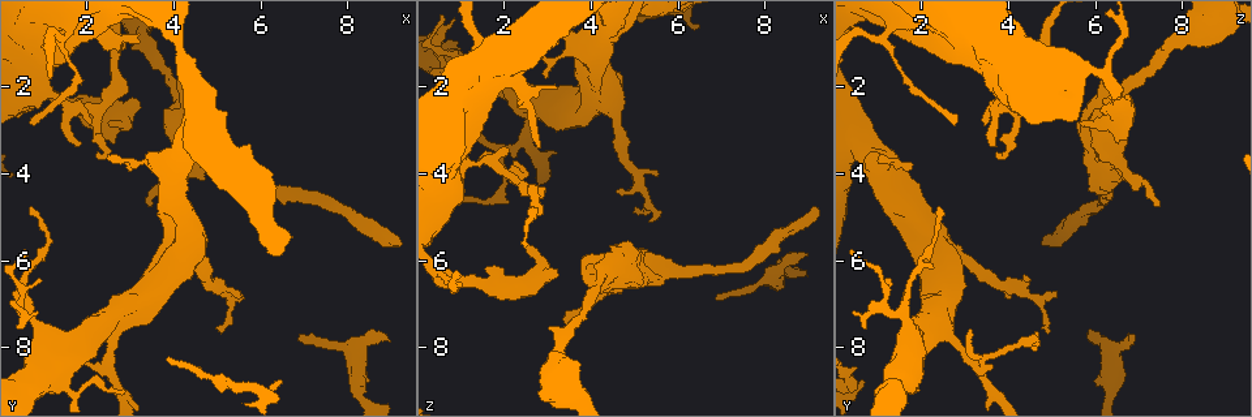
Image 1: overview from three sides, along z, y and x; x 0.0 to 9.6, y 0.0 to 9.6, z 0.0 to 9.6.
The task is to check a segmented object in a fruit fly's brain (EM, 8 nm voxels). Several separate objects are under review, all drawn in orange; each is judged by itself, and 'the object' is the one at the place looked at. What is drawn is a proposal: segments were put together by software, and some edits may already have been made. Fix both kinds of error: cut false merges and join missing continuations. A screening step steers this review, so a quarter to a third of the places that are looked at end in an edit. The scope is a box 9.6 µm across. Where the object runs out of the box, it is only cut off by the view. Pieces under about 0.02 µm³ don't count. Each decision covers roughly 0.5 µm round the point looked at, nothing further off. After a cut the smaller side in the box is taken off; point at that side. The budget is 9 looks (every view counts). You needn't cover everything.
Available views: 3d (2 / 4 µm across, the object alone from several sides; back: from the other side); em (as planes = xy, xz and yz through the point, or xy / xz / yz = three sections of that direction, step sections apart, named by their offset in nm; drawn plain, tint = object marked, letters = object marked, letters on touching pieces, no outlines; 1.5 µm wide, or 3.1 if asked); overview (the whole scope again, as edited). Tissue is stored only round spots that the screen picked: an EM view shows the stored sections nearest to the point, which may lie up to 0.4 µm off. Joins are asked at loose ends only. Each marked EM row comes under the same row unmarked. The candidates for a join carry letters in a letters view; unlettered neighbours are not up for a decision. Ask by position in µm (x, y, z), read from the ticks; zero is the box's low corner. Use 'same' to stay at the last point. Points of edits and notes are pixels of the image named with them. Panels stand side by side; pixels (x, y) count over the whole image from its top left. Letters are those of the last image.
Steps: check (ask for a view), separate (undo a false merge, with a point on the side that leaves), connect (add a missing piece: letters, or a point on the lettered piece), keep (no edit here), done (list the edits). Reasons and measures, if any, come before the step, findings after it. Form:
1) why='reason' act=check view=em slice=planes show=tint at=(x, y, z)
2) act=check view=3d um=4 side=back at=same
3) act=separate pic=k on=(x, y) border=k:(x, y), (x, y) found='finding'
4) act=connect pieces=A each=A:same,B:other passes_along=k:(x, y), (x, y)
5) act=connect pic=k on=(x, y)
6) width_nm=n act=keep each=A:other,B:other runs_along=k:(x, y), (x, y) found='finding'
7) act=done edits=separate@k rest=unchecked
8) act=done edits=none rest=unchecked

why='thin end' act=check view=3d um=4 at=(0.75, 2.80, 2.80)

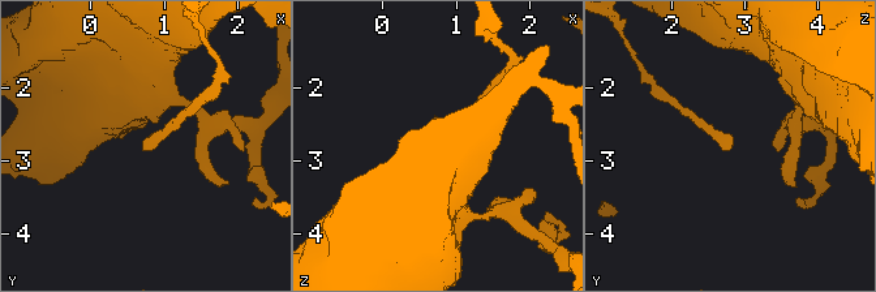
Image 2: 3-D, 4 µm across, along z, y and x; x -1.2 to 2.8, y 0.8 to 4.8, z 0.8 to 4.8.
act=check view=em slice=planes show=letters at=(0.70, 2.80, 2.80)

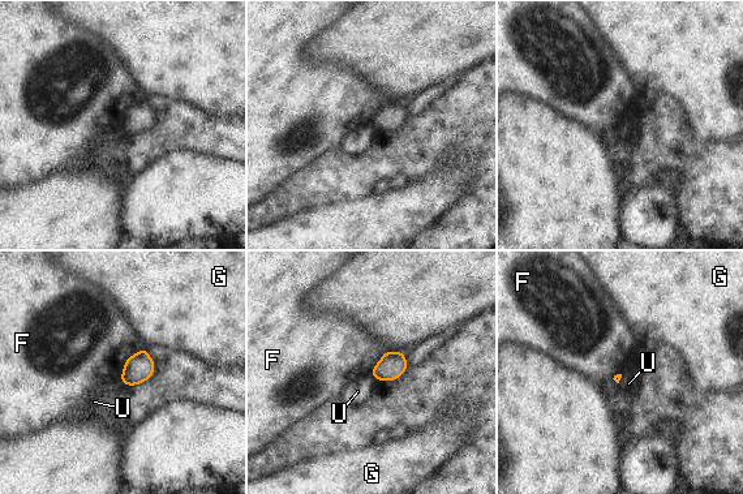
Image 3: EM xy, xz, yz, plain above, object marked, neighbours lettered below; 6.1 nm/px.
act=keep each=F:other,G:other,U:other border=3:(142, 347), (125, 361), (119, 376) found='no lettered piece goes on from it'

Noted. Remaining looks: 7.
why='thick end' act=check view=3d um=2 at=(3.25, 2.35, 6.15)

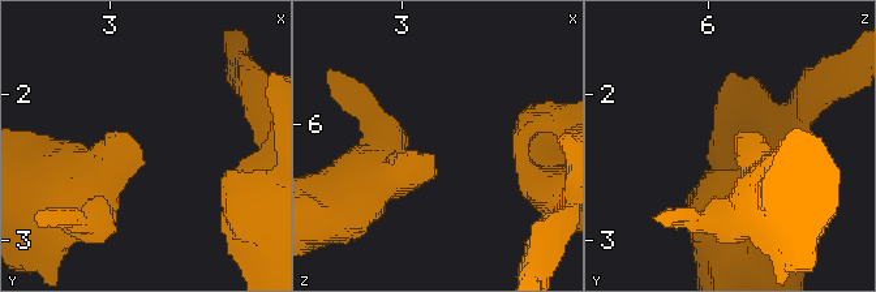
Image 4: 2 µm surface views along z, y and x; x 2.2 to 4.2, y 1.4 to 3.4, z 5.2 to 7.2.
why='shape alone is not enough' act=check view=em slice=planes show=letters at=(3.26, 2.40, 6.20)

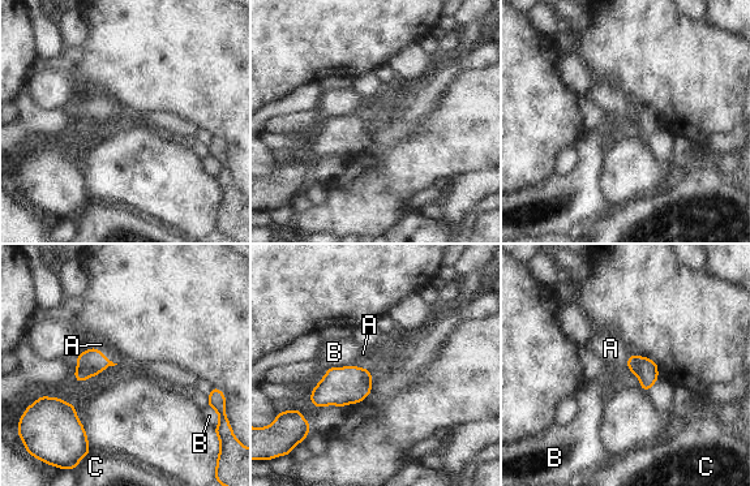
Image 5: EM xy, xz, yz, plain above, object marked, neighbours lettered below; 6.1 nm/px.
act=connect pieces=A each=A:same,B:other,C:other passes_along=5:(90, 362), (102, 353), (101, 344) found='the neuron continues'

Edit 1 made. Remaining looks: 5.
why='free end' act=check view=em slice=xy step=8 show=letters at=(3.45, 4.75, 7.45)

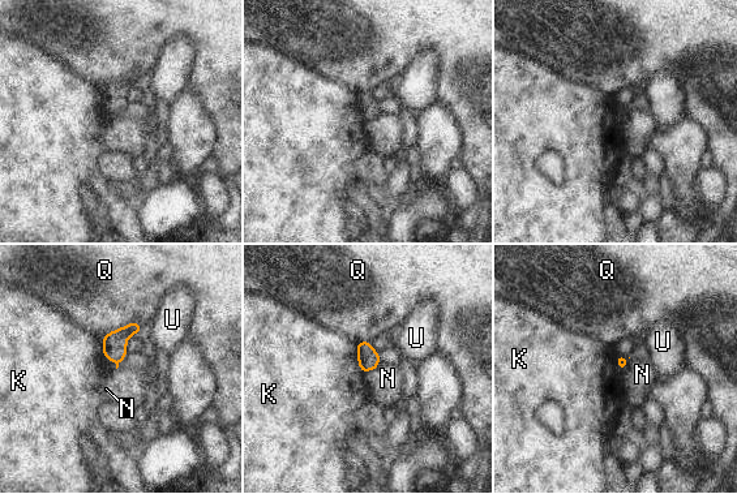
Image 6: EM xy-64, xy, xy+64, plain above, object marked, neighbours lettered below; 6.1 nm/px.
why='another direction' act=check view=em slice=planes show=letters at=same

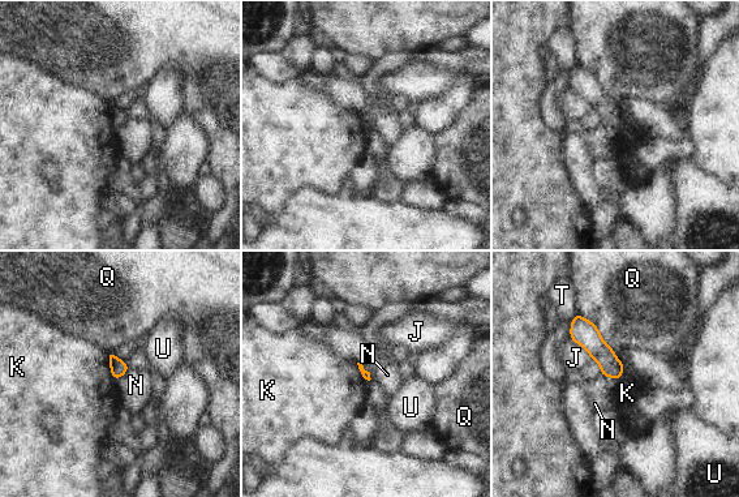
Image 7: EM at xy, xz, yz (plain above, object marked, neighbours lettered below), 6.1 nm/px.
act=keep each=J:other,K:other,N:other,Q:other,T:other,U:other runs_along=7:(578, 318), (581, 330), (617, 375) found='no lettered piece goes on from it'

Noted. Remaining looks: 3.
why='a fork' act=check view=em slice=xy step=4 show=tint at=(2.40, 8.45, 3.20)

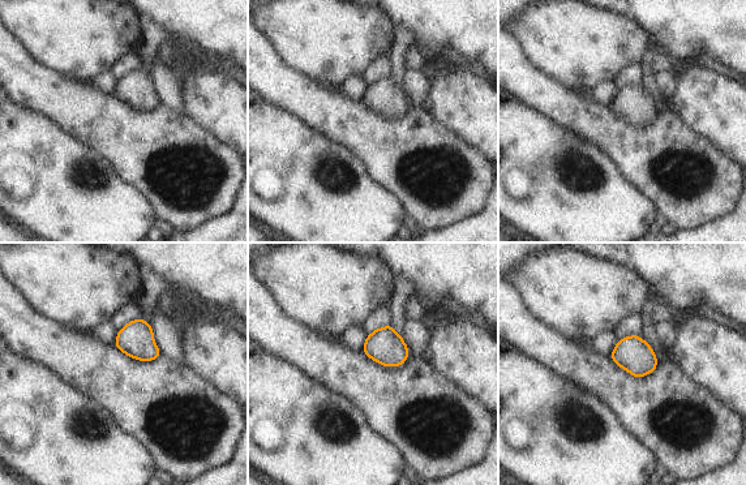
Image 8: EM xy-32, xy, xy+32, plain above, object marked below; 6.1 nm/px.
why='cut it another way' act=check view=em slice=planes show=tint at=same

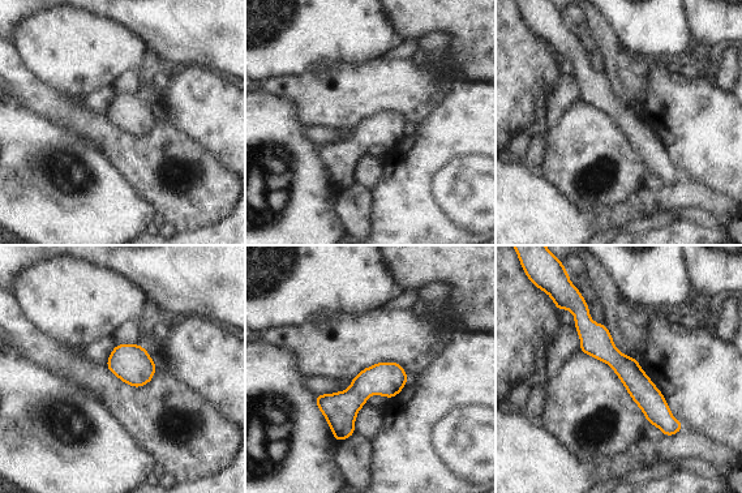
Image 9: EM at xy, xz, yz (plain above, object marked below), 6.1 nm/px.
act=check view=em slice=planes show=letters at=same

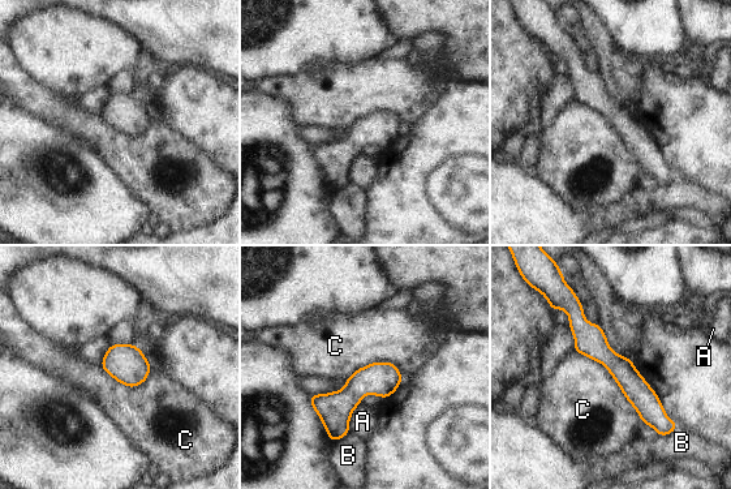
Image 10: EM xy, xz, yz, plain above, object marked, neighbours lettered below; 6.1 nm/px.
act=keep each=A:other,B:other,C:other border=10:(573, 350), (605, 367), (643, 421) found='one neuron here'

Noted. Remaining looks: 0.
act=done edits=connect@5 rest=unchecked

